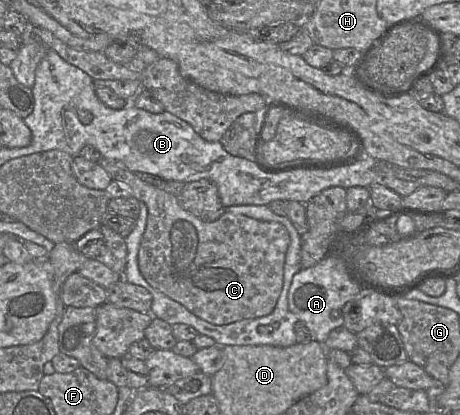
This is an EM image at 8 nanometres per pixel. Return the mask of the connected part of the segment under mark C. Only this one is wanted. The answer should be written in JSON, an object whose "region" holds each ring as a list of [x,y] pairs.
{"region":[[[102,156],[98,160],[98,164],[109,173],[112,180],[127,184],[132,190],[132,196],[137,200],[144,202],[148,208],[146,229],[142,236],[138,251],[138,266],[144,279],[155,290],[177,301],[200,319],[203,319],[204,321],[214,325],[226,325],[243,319],[264,317],[273,312],[282,292],[285,258],[291,242],[290,234],[284,225],[274,221],[260,221],[245,215],[232,214],[227,212],[222,214],[218,219],[214,221],[205,222],[192,215],[190,212],[186,211],[181,206],[178,198],[175,195],[163,190],[162,188],[150,185],[141,180],[134,172],[130,171],[122,161]]]}

